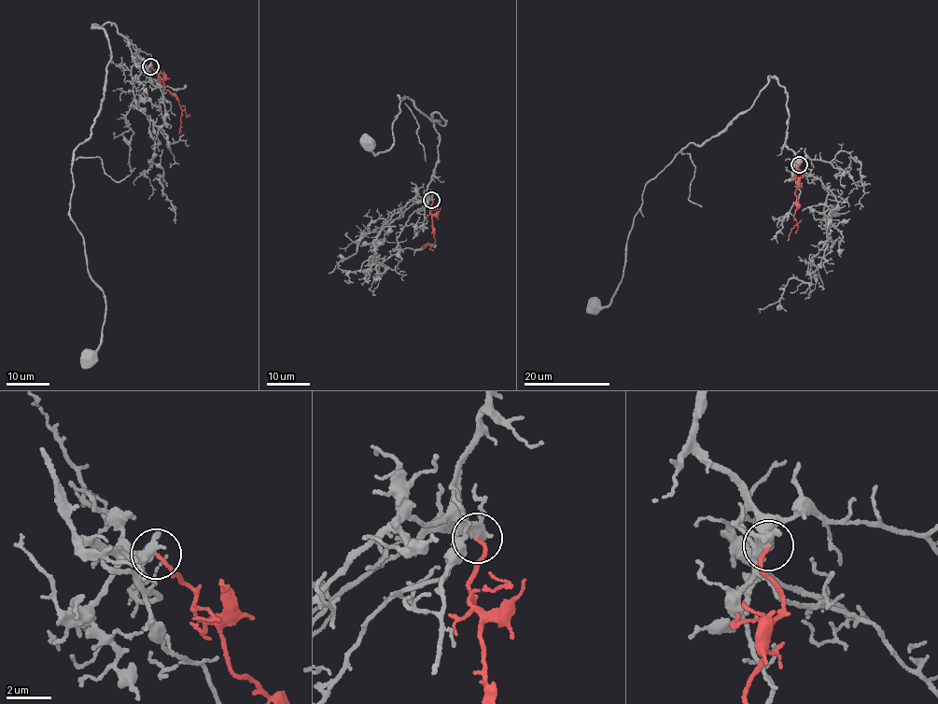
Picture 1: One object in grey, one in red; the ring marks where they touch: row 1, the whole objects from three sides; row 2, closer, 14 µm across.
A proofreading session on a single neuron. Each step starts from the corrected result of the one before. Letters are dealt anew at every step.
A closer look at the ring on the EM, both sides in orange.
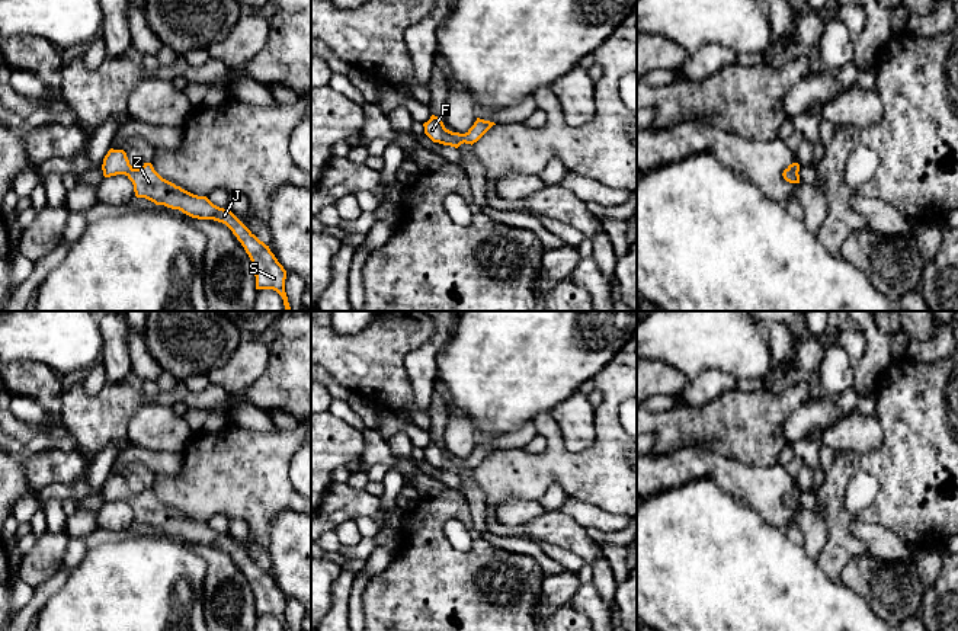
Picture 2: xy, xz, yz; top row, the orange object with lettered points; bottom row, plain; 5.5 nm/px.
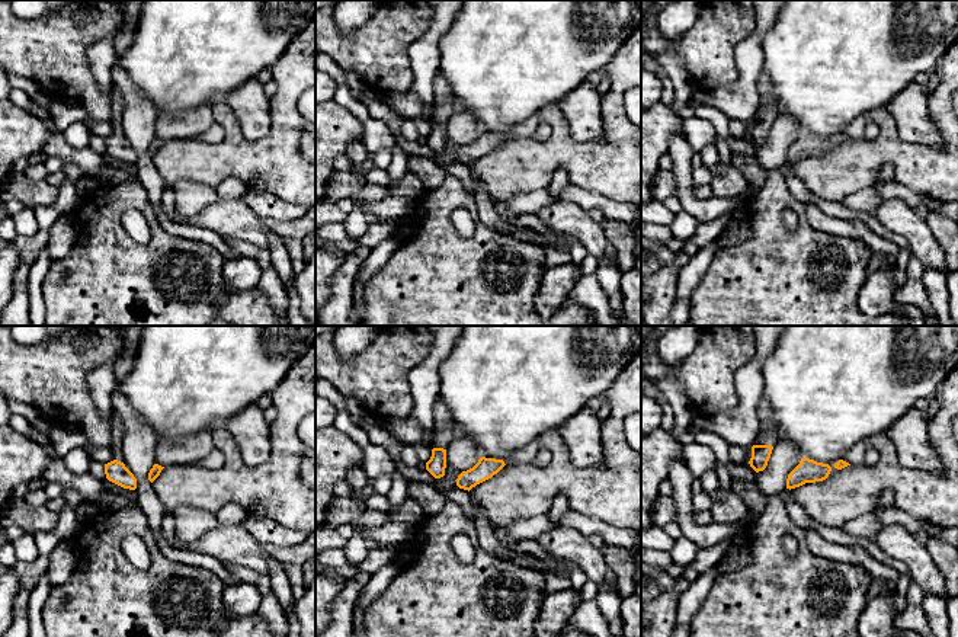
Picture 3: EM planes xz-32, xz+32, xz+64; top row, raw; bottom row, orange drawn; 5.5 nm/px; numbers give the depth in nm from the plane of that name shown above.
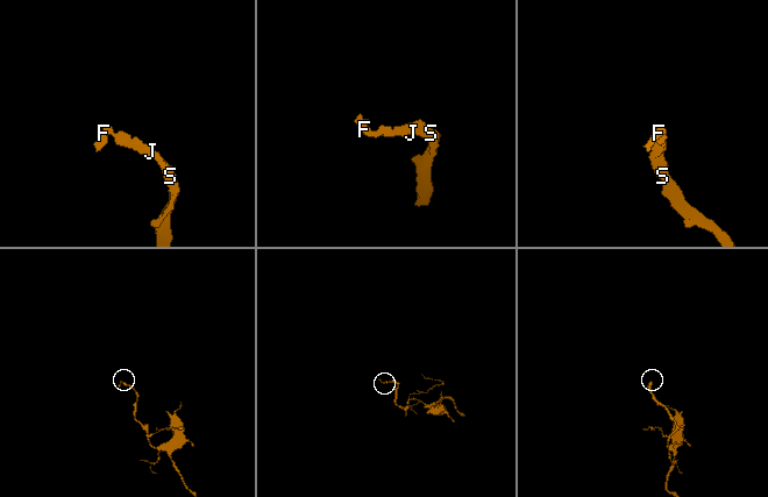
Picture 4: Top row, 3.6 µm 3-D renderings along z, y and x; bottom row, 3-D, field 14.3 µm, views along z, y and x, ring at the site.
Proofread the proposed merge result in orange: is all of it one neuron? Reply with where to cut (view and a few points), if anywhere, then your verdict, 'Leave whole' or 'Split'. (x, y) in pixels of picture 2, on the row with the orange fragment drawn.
No split. Leave whole

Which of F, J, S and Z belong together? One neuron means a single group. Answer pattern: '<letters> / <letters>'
F J S Z

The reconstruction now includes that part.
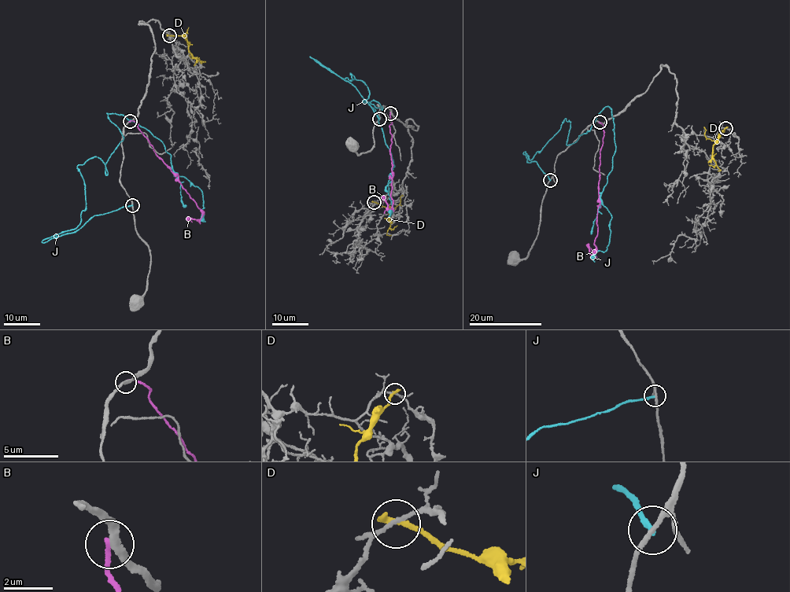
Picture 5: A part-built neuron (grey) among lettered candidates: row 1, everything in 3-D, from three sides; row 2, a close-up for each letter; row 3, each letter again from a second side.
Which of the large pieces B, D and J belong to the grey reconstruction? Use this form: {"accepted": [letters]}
{"accepted": []}

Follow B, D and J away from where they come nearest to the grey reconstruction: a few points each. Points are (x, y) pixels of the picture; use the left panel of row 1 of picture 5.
B: (130, 121), (137, 123), (156, 155), (177, 176), (182, 188), (198, 207), (201, 218), (190, 218), (192, 222)
D: (168, 35), (183, 37), (190, 53), (205, 62)
J: (132, 205), (78, 229), (78, 166), (96, 157), (106, 174), (123, 138), (107, 113), (161, 141), (205, 222)

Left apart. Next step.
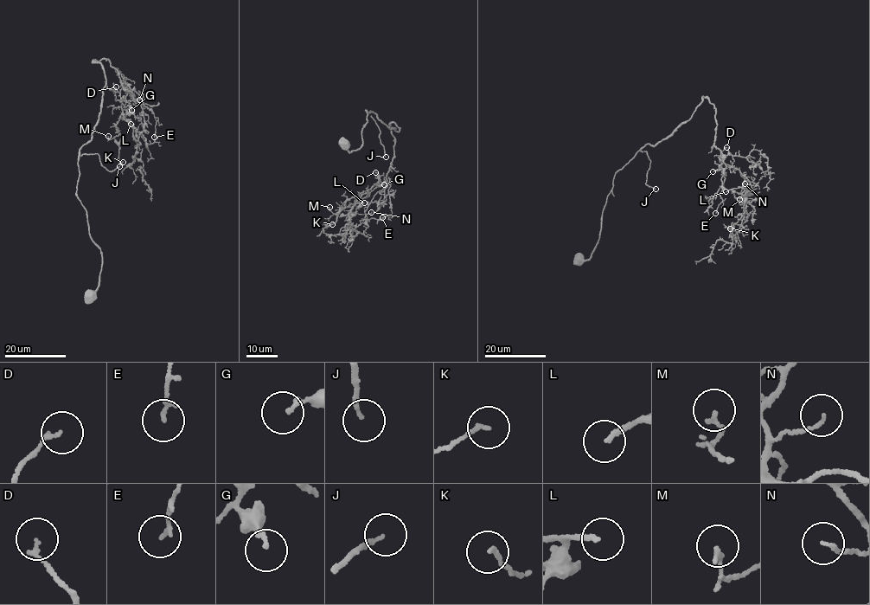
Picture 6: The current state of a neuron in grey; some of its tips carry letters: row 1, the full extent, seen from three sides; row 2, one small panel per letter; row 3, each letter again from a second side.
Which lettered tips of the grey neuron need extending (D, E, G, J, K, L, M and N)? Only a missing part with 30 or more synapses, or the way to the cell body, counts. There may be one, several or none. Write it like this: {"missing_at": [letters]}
{"missing_at": ["J", "L"]}

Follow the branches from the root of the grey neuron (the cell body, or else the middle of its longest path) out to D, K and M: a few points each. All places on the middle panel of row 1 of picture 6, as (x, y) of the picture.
D: (343, 144), (349, 152), (363, 144), (366, 111), (399, 131), (393, 122), (394, 155), (383, 183), (375, 172)
K: (343, 144), (363, 144), (366, 111), (399, 129), (389, 123), (385, 181), (323, 229), (332, 224)
M: (343, 144), (363, 144), (366, 111), (399, 129), (389, 123), (385, 181), (337, 215), (329, 207)

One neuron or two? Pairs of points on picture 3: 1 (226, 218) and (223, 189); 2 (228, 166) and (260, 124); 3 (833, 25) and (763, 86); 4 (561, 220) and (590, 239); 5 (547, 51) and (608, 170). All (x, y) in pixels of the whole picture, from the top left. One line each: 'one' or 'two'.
1: two
2: two
3: two
4: one
5: two

